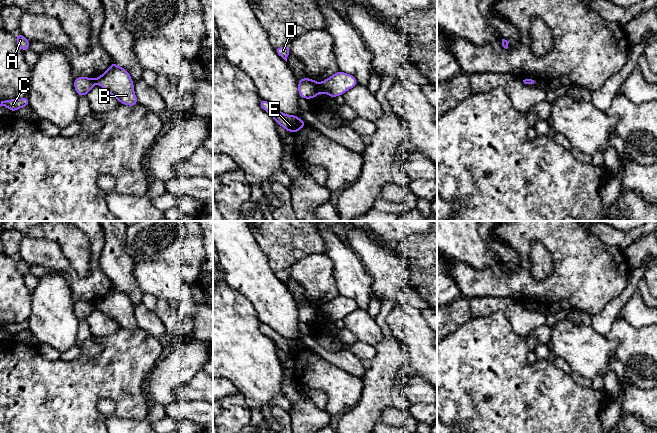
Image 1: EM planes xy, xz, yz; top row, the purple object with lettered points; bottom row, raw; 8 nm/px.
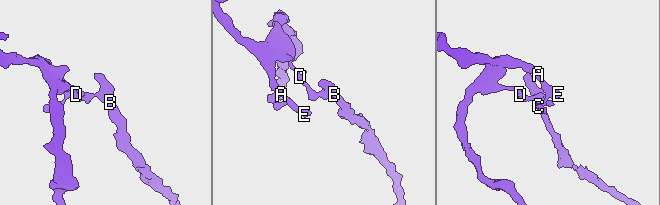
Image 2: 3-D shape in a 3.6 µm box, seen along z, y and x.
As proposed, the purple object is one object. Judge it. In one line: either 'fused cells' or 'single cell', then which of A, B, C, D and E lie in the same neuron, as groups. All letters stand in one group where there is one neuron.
fused cells | A C D E / B

